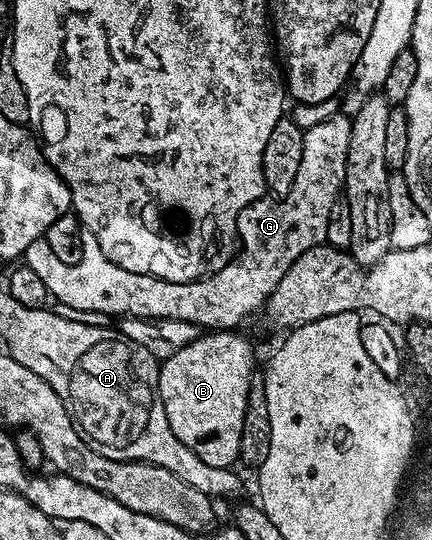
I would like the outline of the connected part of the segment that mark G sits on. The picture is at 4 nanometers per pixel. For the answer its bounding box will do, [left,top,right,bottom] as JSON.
[22,112,352,328]

